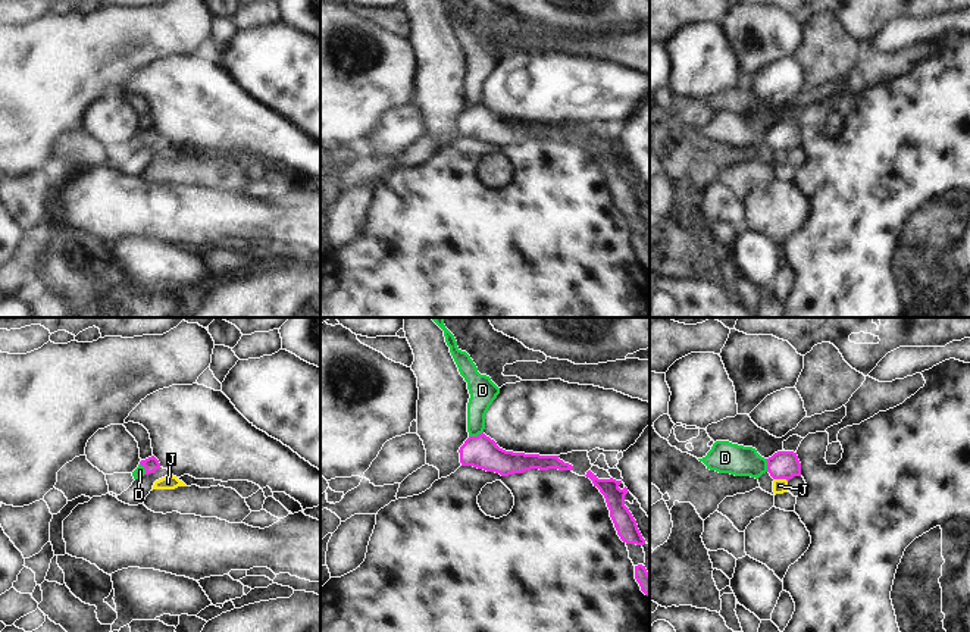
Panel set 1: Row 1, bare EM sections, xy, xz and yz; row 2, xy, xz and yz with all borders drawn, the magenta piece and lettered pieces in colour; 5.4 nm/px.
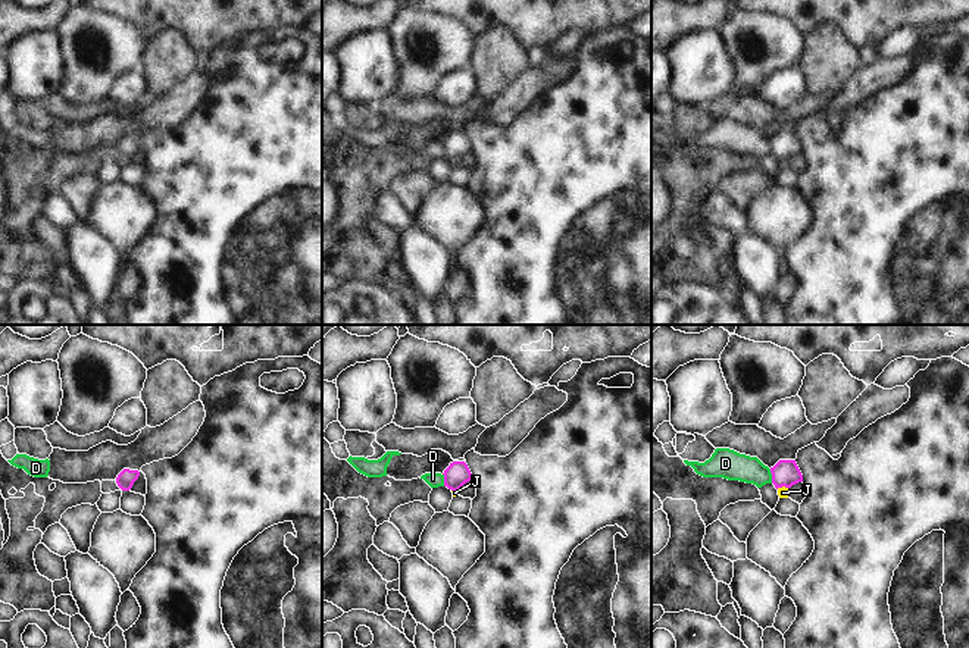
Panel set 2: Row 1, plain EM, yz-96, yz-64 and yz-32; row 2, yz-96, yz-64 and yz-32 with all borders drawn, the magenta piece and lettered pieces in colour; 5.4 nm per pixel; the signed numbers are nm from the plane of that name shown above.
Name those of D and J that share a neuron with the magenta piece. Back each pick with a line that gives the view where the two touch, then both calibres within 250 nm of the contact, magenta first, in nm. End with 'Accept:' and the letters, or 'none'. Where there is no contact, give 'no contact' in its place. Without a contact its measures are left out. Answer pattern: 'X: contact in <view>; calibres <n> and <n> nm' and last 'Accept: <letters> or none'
Accept: none

